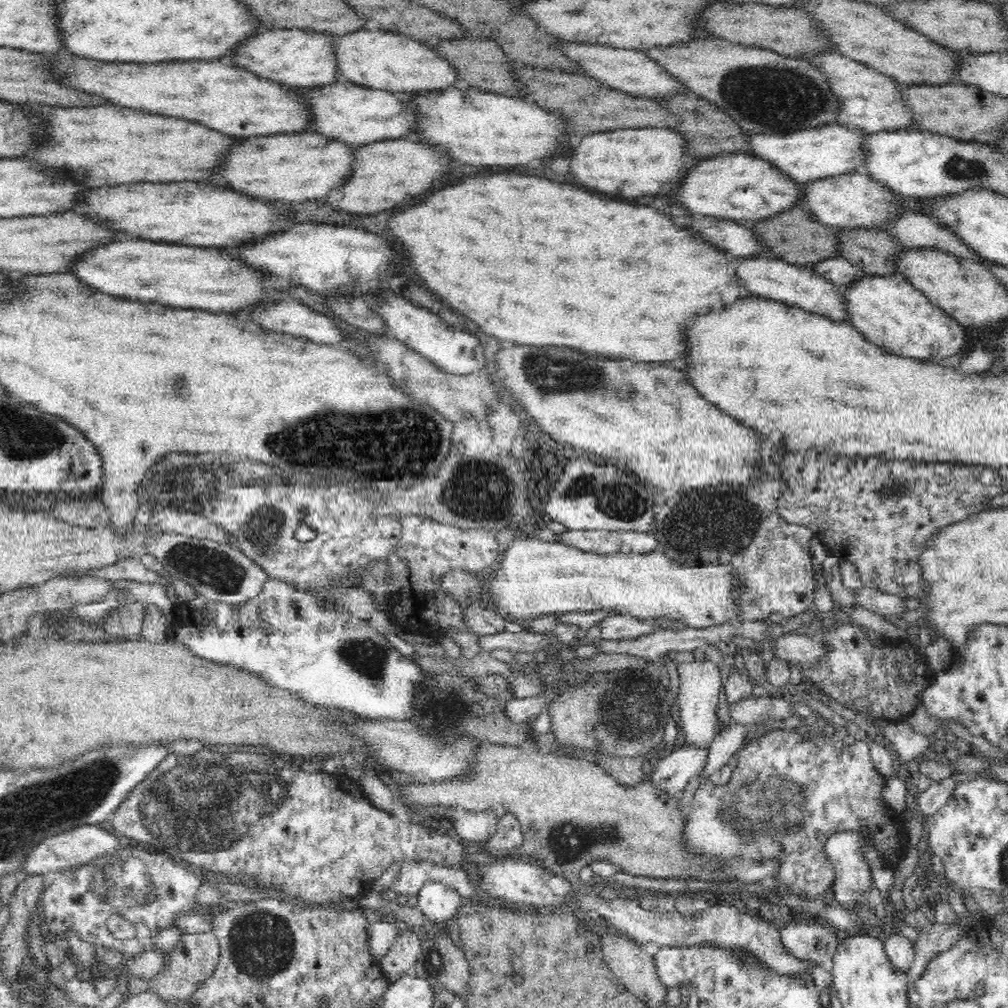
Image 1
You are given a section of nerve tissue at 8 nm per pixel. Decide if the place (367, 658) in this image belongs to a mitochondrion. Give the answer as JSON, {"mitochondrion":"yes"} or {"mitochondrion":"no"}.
{"mitochondrion":"yes"}

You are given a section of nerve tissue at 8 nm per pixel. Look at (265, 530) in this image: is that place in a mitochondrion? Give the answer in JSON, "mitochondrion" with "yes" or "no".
{"mitochondrion":"yes"}

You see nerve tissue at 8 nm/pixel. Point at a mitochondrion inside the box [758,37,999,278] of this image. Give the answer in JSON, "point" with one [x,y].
{"point":[958,168]}

